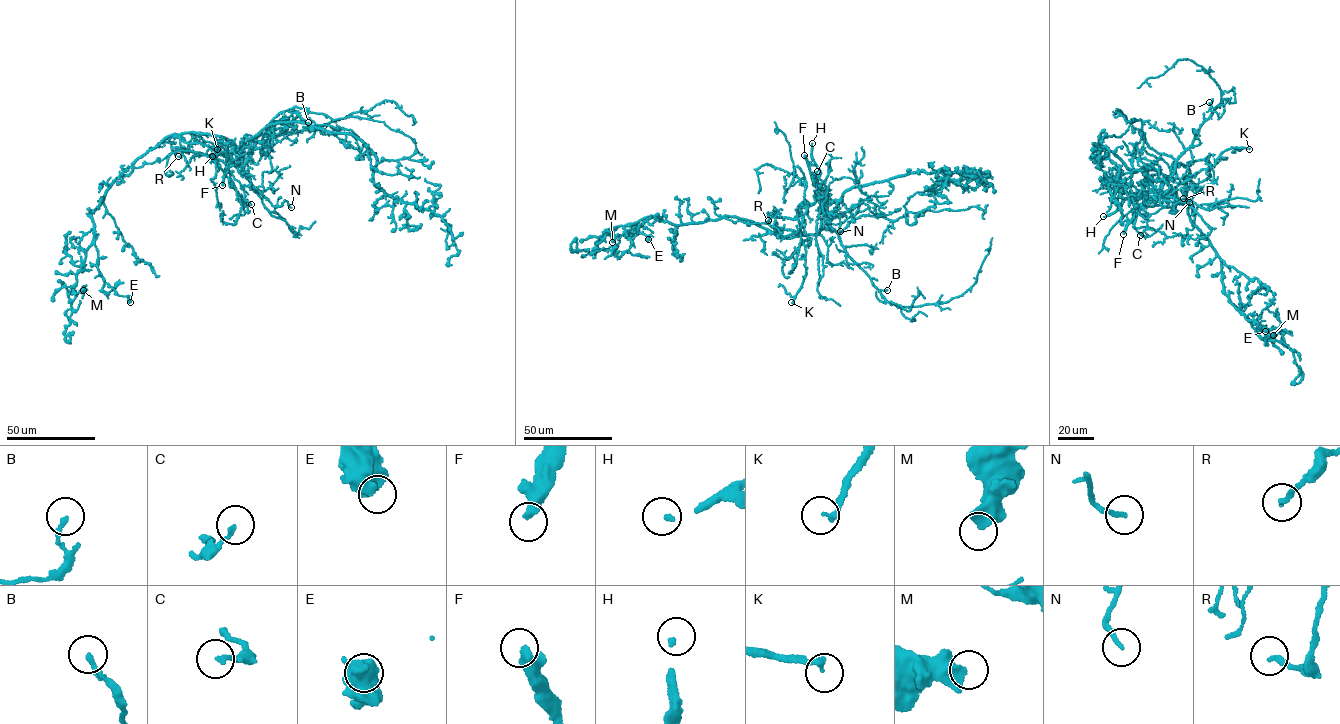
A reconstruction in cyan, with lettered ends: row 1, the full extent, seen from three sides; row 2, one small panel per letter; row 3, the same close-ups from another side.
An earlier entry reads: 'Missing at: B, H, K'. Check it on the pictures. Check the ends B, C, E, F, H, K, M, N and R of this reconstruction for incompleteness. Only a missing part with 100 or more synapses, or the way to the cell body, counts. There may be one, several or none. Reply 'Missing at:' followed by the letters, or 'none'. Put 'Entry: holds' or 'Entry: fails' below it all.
Missing at: F, H, K
Entry: fails

